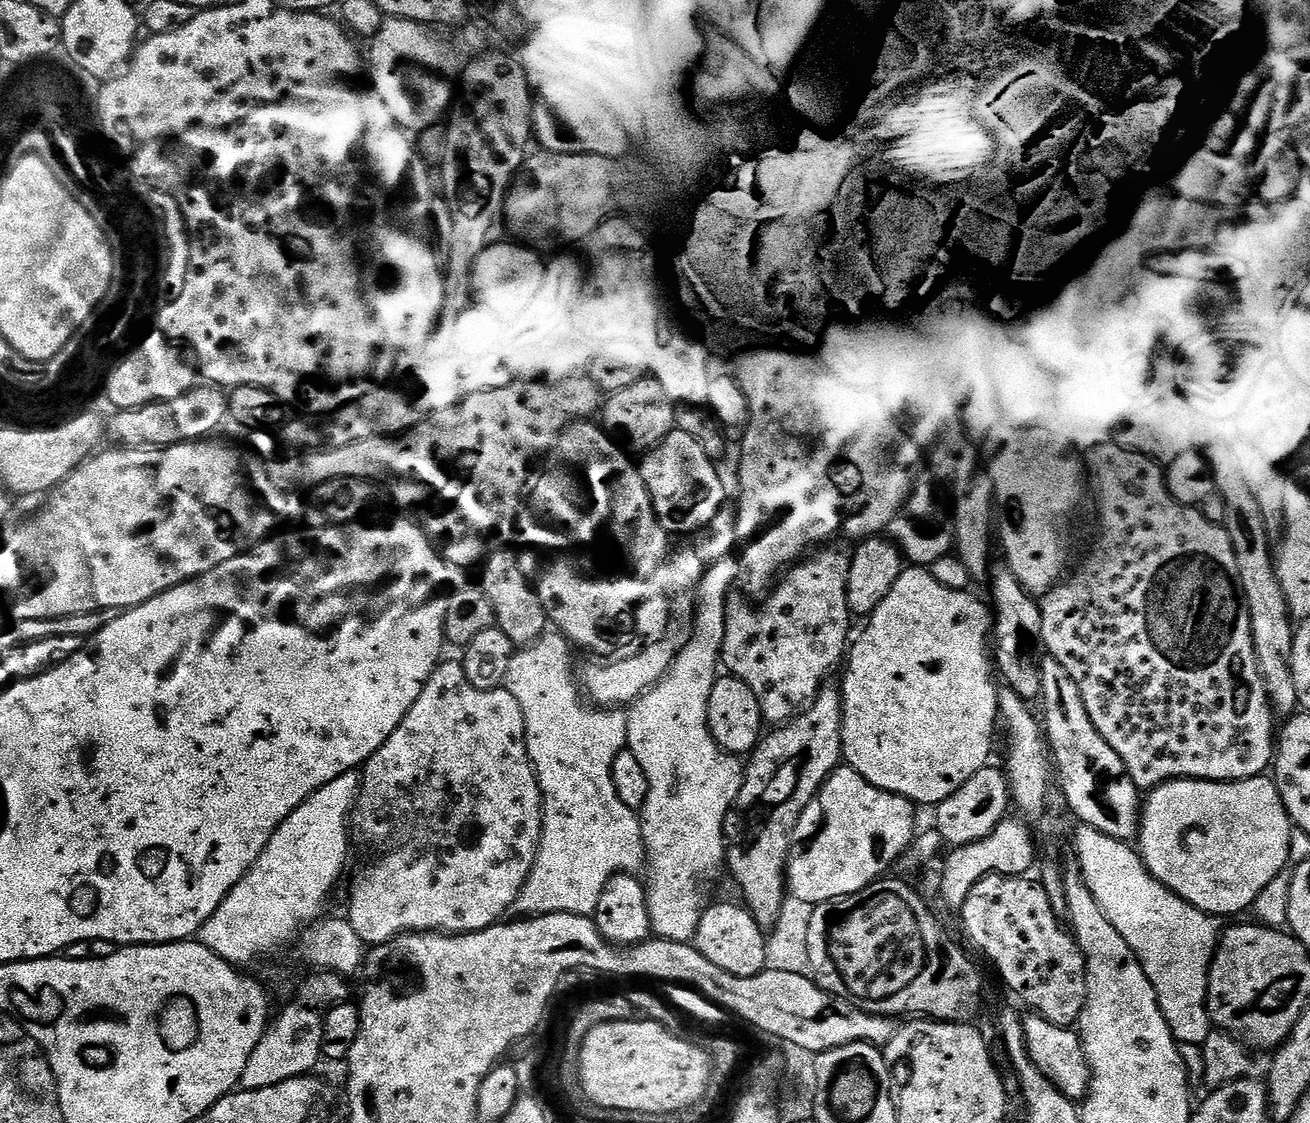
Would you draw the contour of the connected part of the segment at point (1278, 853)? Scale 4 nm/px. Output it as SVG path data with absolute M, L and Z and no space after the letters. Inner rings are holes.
M1267 775L1252 778L1250 780L1239 780L1233 784L1219 784L1209 780L1176 780L1169 781L1166 784L1160 784L1159 787L1149 791L1142 804L1140 814L1140 831L1138 833L1138 851L1140 857L1144 859L1144 865L1148 867L1148 872L1155 880L1160 883L1169 892L1180 896L1187 904L1192 904L1198 910L1209 912L1212 916L1227 918L1235 912L1240 912L1243 908L1251 909L1256 903L1260 894L1272 882L1277 875L1289 867L1289 856L1291 848L1291 836L1294 831L1292 819L1288 817L1286 806L1280 797L1280 791L1276 788L1275 779Z

